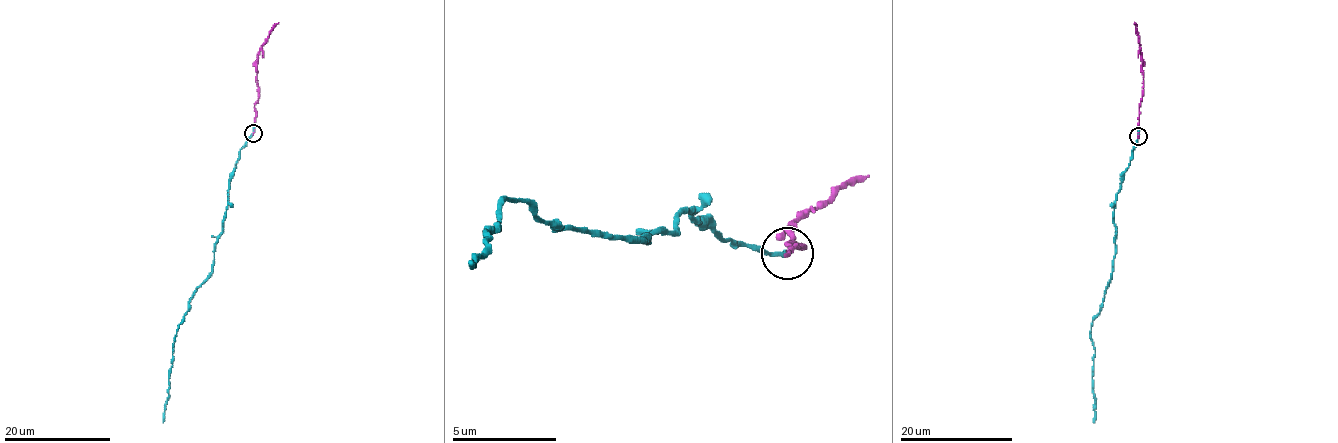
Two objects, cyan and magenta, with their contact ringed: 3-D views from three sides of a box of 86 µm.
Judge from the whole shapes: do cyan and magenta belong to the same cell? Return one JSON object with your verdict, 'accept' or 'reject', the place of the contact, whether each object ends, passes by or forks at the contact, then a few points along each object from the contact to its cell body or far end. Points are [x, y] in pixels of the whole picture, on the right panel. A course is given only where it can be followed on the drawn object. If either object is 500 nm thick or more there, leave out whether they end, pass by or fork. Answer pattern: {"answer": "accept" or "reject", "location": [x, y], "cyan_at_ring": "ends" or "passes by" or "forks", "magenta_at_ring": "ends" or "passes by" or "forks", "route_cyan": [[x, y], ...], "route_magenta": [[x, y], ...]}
{"answer": "accept", "location": [1138, 136], "cyan_at_ring": "passes by", "magenta_at_ring": "ends", "route_cyan": [[1137, 135], [1121, 189], [1117, 193], [1112, 274], [1102, 306], [1091, 328], [1095, 350], [1093, 422]], "route_magenta": [[1137, 135], [1142, 101], [1142, 54], [1134, 22]]}

